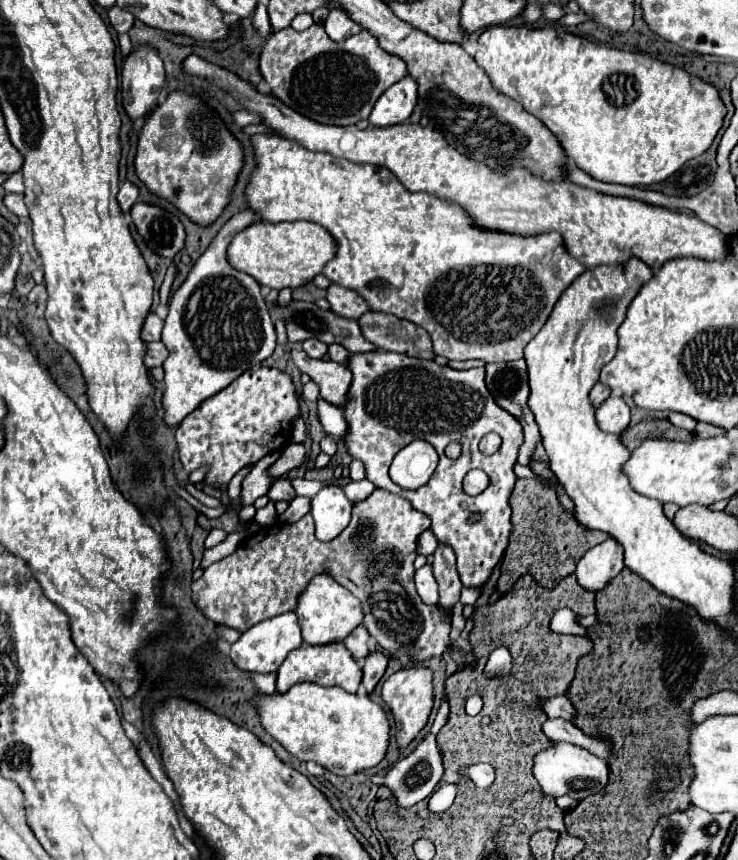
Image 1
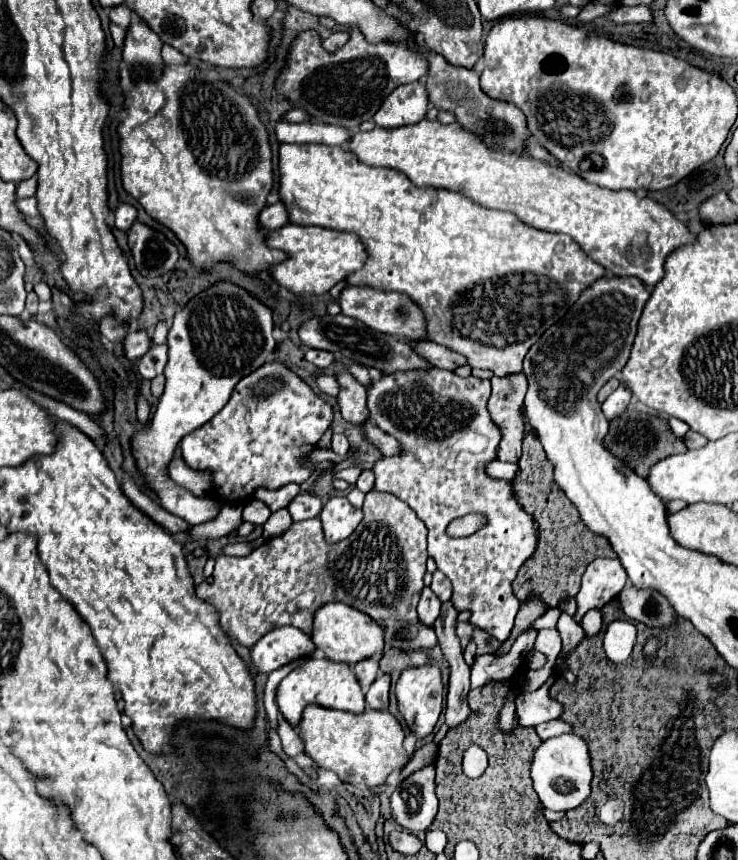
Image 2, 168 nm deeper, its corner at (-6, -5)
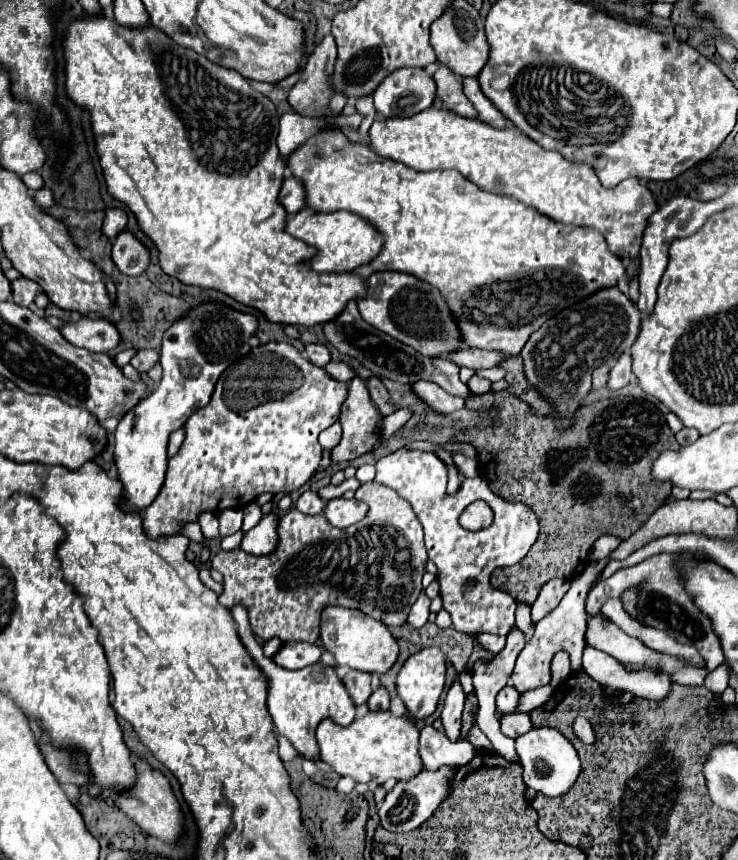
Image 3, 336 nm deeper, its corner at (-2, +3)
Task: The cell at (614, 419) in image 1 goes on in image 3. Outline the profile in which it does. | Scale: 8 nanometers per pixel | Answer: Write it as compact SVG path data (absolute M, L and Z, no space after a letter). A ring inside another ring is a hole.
M625 353L625 355L619 357L617 365L611 369L609 381L607 381L607 389L617 391L617 389L629 385L629 381L631 381L631 355Z

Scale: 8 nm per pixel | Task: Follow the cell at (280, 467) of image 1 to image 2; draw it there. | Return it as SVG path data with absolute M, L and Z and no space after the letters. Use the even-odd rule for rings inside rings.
M315 449L309 457L309 463L321 463L321 461L330 461L332 463L338 464L347 459L347 455L340 456L333 453L330 449Z

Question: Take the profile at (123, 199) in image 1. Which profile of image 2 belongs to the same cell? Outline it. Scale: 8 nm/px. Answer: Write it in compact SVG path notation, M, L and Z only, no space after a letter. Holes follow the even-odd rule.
M121 203L115 211L115 227L121 229L121 231L129 231L129 227L133 225L137 217L137 209L133 205L127 205L127 203Z

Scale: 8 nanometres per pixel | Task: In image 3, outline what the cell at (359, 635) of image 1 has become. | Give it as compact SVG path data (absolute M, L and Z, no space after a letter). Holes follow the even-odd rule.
M349 671L345 677L343 677L343 683L353 699L355 705L361 705L361 703L367 703L369 695L371 695L371 675L367 675L365 671Z

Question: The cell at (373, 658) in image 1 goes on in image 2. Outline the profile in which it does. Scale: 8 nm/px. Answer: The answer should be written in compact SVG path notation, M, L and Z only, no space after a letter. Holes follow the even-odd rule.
M379 675L377 681L371 685L371 689L365 695L367 707L377 711L387 711L389 707L389 675Z

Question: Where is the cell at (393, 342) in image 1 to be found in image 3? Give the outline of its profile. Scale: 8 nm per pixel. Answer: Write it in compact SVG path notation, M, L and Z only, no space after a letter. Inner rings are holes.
M459 349L455 353L449 355L449 361L453 361L455 365L465 365L465 367L471 367L471 369L481 369L481 367L495 367L499 365L501 361L505 359L503 353L499 351L483 351L483 349Z

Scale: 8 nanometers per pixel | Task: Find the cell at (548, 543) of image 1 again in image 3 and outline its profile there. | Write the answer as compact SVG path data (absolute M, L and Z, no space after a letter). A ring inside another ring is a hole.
M485 393L473 395L465 401L469 409L483 409L499 405L499 421L489 429L473 429L457 435L457 441L469 441L479 451L479 475L487 477L491 489L509 501L527 503L539 519L539 539L531 551L511 567L495 569L491 585L507 591L519 603L535 603L539 587L547 579L575 579L589 565L589 551L601 535L613 535L617 539L629 539L671 495L671 483L655 481L651 475L651 463L667 449L679 449L675 433L669 429L665 415L649 401L635 397L615 397L581 407L575 423L567 431L557 431L553 415L533 415L529 407L511 393Z

